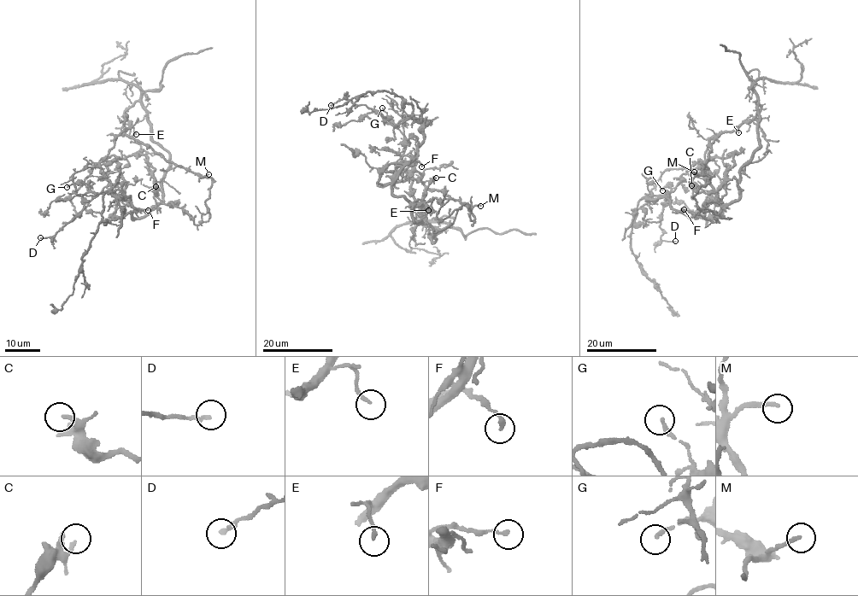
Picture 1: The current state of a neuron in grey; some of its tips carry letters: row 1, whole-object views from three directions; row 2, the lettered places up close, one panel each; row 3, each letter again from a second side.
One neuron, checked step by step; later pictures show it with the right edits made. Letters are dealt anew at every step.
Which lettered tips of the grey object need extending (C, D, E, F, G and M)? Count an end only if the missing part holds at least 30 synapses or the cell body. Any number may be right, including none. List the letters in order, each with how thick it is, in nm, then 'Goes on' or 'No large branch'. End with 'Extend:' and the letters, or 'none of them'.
C: Thickness 200 nm. No large branch
D: Thickness 180 nm. No large branch
E: Thickness 160 nm. No large branch
F: Thickness 200 nm. No large branch
G: Thickness 190 nm. No large branch
M: Thickness 180 nm. No large branch
Extend: none of them

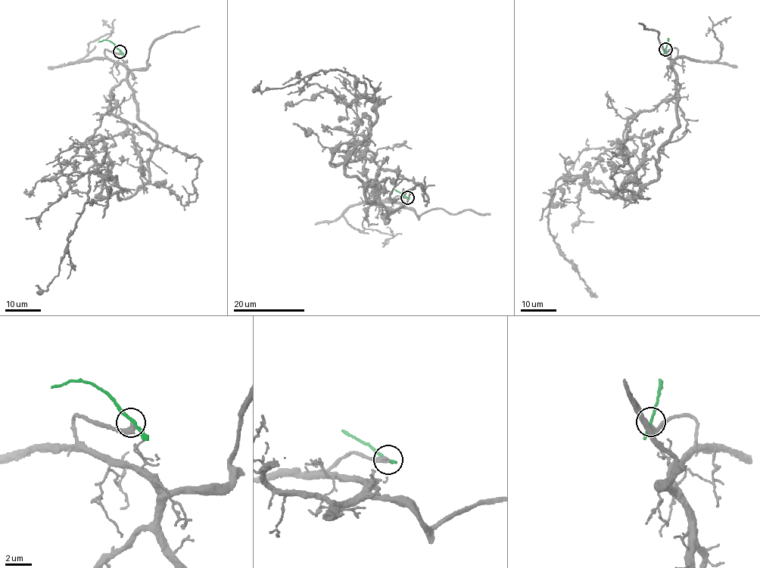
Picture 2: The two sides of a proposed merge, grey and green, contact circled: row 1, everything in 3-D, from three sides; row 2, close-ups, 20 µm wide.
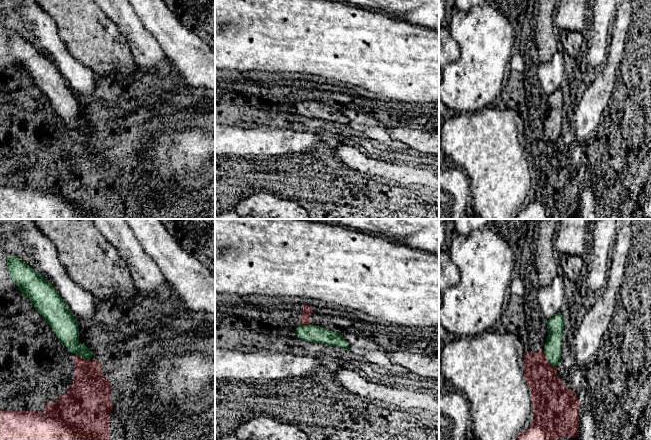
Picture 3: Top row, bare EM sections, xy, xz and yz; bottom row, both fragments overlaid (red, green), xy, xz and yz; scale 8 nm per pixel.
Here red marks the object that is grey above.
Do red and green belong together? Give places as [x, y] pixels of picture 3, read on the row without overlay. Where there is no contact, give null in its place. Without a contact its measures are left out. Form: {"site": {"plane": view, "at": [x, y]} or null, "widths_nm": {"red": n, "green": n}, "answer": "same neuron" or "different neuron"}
{"site": {"plane": "yz", "at": [546, 135]}, "widths_nm": {"red": 280, "green": 140}, "answer": "different neuron"}

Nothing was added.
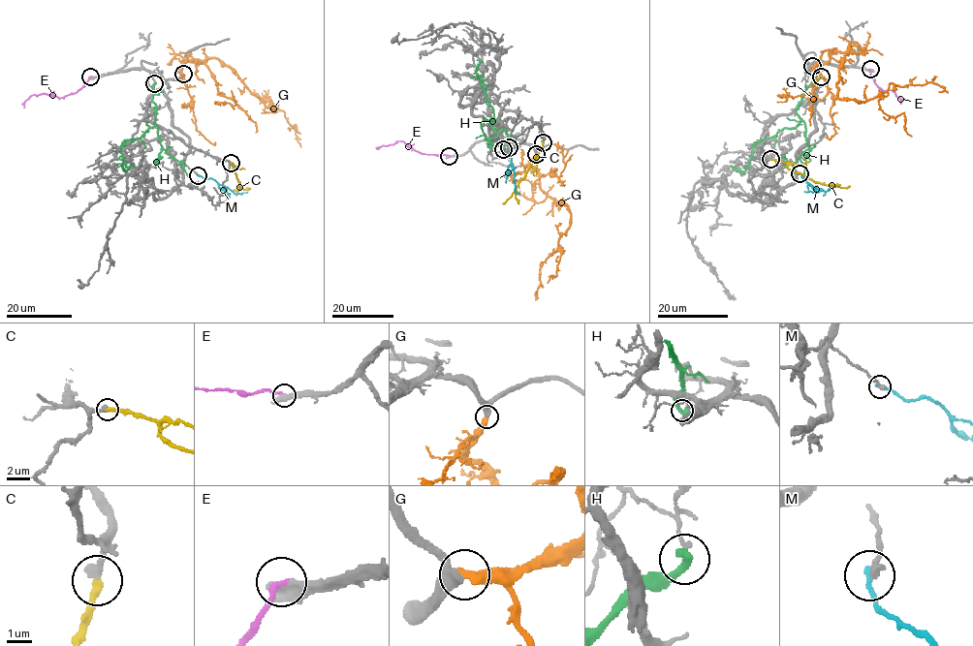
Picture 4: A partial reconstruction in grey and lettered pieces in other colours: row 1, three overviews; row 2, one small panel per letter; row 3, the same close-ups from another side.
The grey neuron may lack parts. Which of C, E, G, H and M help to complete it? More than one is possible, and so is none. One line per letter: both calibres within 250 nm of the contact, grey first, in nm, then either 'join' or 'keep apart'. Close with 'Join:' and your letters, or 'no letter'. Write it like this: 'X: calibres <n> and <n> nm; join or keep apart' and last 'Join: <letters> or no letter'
C: calibres 400 and 280 nm; join
E: calibres 600 and 200 nm; keep apart
G: calibres 400 and 400 nm; join
H: calibres 160 and 400 nm; keep apart
M: calibres 320 and 200 nm; keep apart
Join: C, G

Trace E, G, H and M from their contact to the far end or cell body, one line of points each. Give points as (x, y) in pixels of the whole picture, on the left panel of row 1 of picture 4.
E: (90, 76), (76, 93), (60, 98), (43, 94), (29, 96), (23, 107)
G: (183, 75), (180, 65), (187, 62), (217, 58), (274, 111), (266, 96), (259, 97), (267, 96), (270, 105)
H: (154, 83), (155, 125), (138, 138), (123, 140), (120, 152), (127, 169), (116, 165)
M: (198, 175), (211, 178), (235, 193), (247, 192)

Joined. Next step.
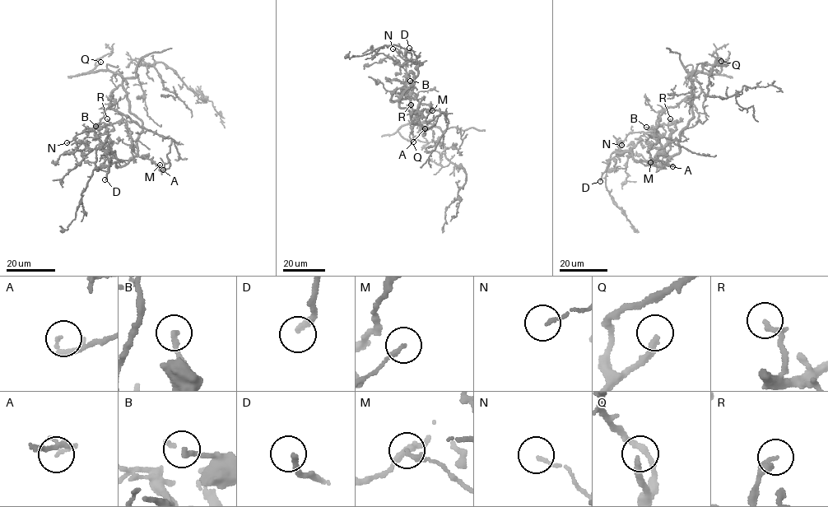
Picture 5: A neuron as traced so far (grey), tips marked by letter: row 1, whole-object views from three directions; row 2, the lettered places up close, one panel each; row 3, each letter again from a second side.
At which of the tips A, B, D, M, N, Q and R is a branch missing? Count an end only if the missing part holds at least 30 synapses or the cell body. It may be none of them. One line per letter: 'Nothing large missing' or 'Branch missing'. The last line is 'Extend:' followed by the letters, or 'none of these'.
A: Nothing large missing
B: Nothing large missing
D: Branch missing
M: Nothing large missing
N: Nothing large missing
Q: Branch missing
R: Nothing large missing
Extend: D, Q

